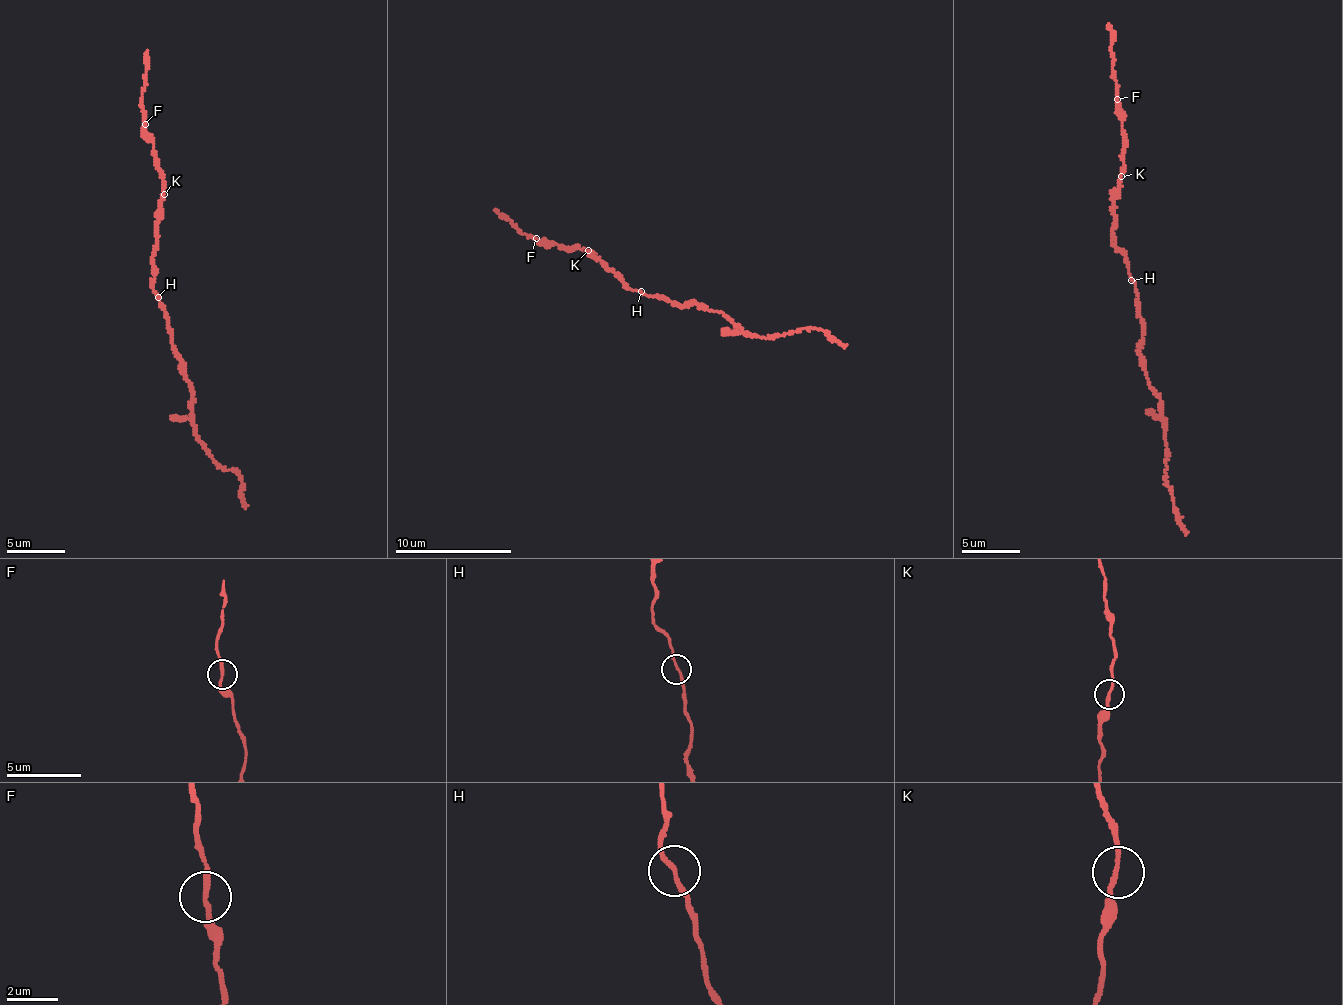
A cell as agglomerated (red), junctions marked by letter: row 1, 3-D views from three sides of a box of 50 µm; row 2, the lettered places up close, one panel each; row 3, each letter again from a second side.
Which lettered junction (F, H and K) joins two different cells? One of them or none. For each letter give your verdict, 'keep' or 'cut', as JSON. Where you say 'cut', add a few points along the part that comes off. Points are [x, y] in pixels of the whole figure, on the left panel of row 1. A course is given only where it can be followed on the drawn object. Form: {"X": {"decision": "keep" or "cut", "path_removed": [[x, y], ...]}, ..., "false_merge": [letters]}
{"F": {"decision": "keep"}, "H": {"decision": "keep"}, "K": {"decision": "keep"}, "false_merge": []}

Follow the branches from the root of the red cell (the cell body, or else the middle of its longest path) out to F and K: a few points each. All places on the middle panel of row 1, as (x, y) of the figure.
F: (641, 294), (627, 287), (622, 279), (603, 265), (604, 262), (585, 251), (536, 238)
K: (641, 294), (627, 287), (622, 279), (603, 265), (604, 262), (585, 253), (588, 250)

